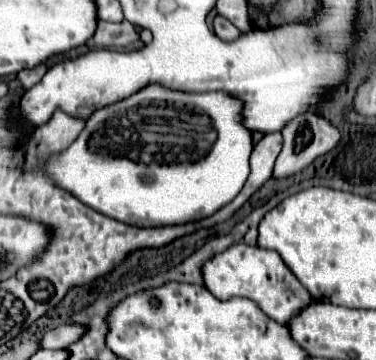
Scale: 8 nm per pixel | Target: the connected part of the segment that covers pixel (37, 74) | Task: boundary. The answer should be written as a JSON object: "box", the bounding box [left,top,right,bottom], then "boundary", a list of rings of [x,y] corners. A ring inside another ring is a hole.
{"box":[17,64,47,90],"boundary":[[[43,64],[43,66],[37,66],[35,70],[21,70],[21,72],[17,74],[17,78],[19,78],[19,82],[23,84],[23,88],[29,90],[29,88],[33,88],[33,86],[43,78],[45,72],[47,72],[47,66]]]}

